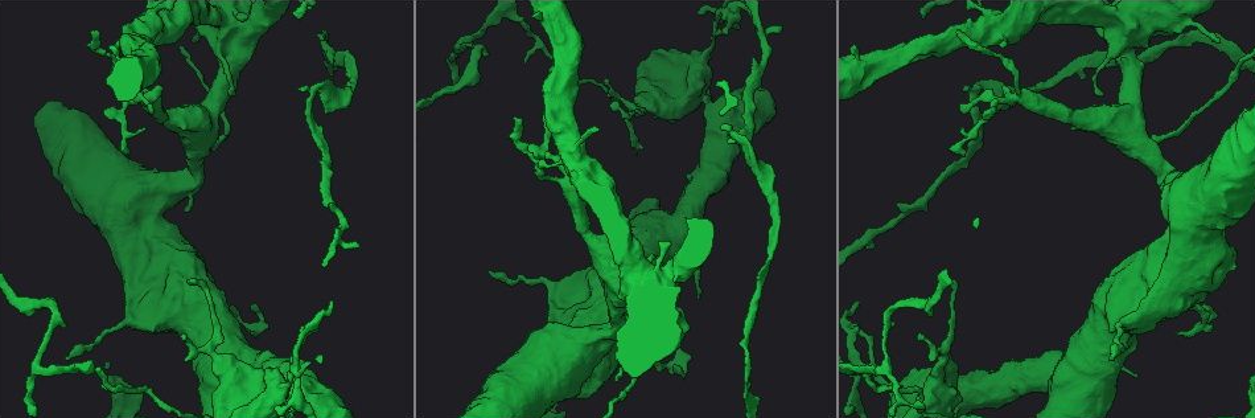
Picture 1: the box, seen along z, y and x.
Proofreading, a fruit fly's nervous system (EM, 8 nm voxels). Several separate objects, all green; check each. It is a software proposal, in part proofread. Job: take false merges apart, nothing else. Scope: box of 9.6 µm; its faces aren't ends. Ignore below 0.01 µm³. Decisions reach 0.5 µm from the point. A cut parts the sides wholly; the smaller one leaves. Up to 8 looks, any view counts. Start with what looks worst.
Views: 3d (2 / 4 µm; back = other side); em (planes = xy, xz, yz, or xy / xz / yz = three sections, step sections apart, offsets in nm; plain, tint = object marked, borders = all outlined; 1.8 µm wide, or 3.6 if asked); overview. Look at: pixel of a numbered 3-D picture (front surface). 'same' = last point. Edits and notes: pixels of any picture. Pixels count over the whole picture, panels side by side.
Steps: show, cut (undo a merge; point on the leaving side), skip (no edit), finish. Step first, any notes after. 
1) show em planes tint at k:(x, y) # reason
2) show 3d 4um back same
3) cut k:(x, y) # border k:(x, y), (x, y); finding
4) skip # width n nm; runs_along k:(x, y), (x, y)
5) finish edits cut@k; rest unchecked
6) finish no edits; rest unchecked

show em planes tint at 1:(292, 368) # calibre changes

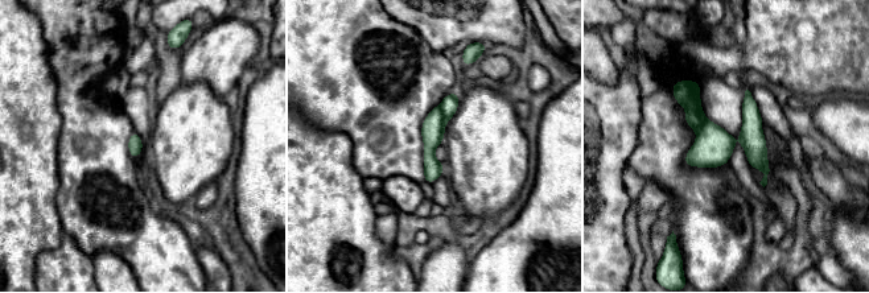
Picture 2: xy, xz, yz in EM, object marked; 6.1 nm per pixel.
cut 2:(433, 126) # width 100 nm; two neurons meet here

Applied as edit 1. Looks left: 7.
show em 3.6um yz step 8 tint at 1:(887, 368) # abrupt turn

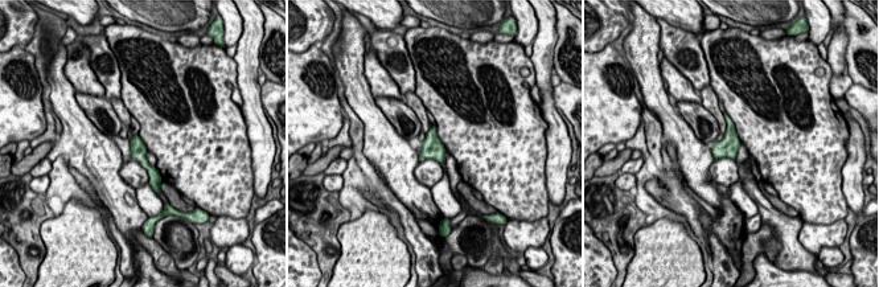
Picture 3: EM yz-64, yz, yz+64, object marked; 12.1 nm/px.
show em 3.6um planes borders same

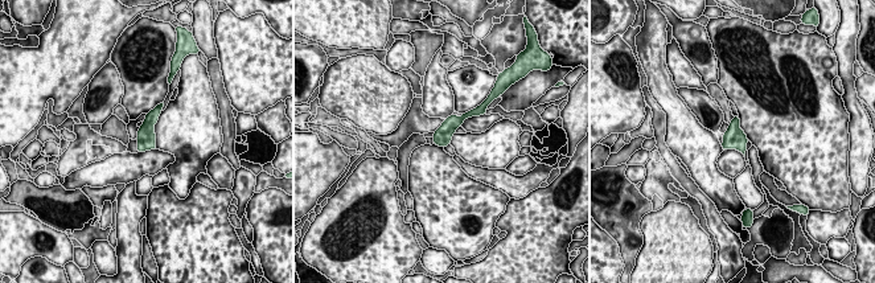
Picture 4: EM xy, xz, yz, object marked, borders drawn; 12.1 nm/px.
skip # all the same neuron

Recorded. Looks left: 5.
finish edits cut@2; rest unchecked

